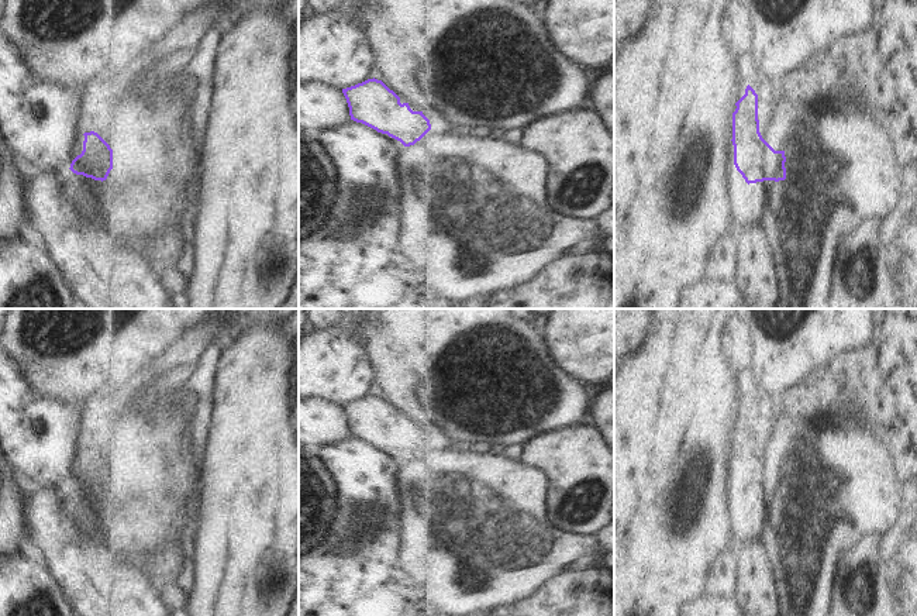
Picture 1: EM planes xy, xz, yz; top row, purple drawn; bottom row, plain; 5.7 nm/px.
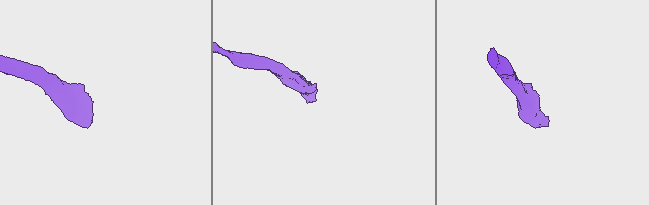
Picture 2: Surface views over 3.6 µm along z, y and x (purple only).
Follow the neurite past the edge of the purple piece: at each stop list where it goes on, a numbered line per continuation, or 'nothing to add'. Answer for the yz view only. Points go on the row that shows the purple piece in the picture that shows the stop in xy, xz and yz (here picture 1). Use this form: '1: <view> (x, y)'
nothing to add

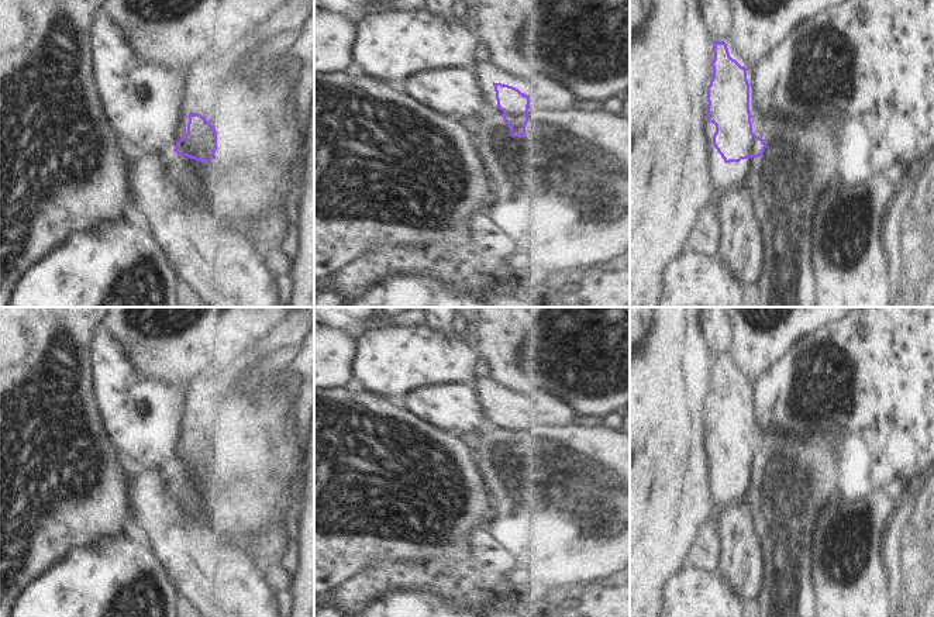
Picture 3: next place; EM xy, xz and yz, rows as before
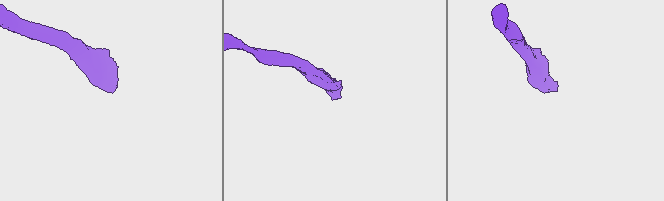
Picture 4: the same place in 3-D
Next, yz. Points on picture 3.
nothing to add

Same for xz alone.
1: xz (548, 95)

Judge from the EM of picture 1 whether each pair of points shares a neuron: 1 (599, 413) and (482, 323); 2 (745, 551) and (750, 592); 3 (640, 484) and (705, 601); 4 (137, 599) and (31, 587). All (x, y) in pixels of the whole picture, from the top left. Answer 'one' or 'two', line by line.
1: two
2: one
3: two
4: two

